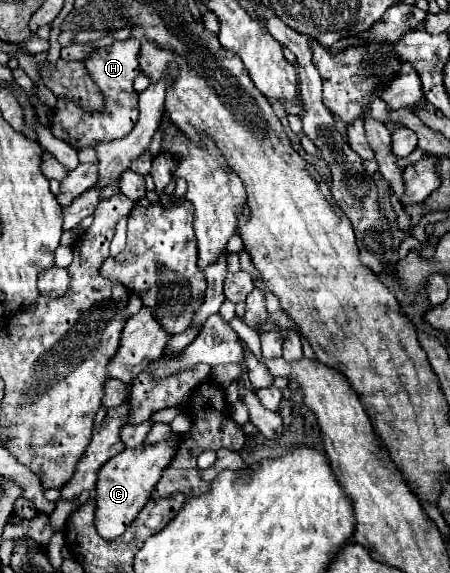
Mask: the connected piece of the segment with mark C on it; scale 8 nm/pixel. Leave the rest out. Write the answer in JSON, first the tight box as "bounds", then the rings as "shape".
{"bounds":[94,434,178,540],"shape":[[[172,434],[168,440],[154,446],[142,444],[138,448],[126,448],[122,454],[114,456],[108,464],[100,468],[100,474],[96,480],[94,526],[102,538],[112,540],[124,534],[124,530],[132,524],[132,520],[144,508],[148,498],[152,498],[154,486],[160,480],[164,466],[168,466],[168,462],[176,452],[176,438],[178,434]]]}

